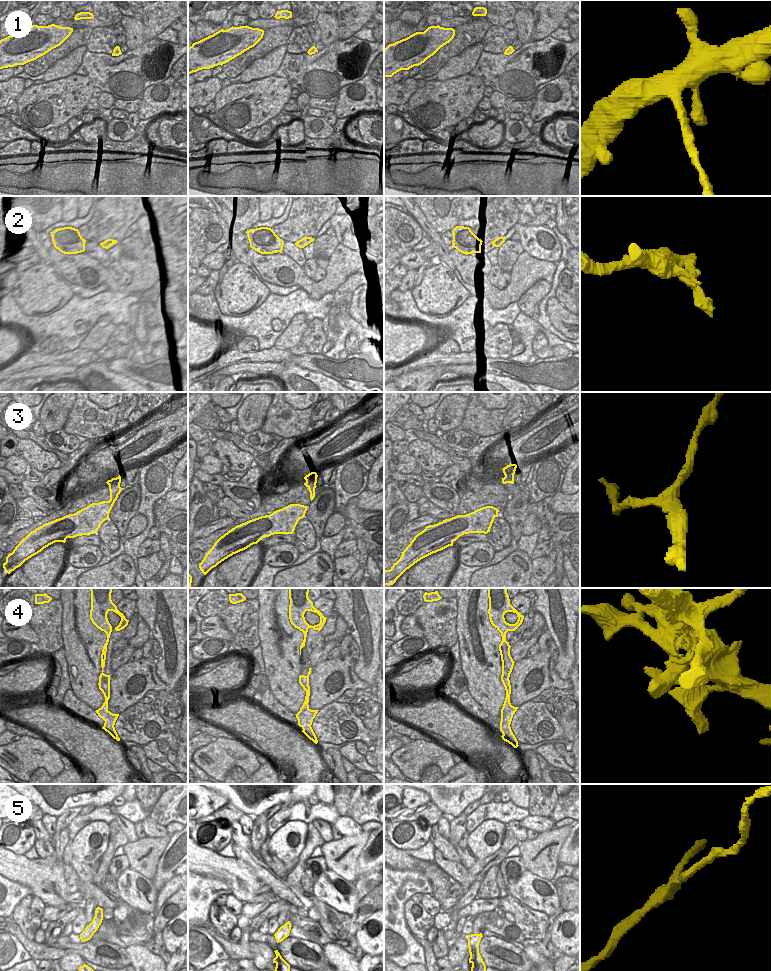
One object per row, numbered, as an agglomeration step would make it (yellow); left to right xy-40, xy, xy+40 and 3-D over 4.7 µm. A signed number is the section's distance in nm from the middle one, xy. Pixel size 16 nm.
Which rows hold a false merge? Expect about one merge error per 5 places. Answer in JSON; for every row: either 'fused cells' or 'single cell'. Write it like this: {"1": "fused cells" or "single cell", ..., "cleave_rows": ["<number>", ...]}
{"1": "single cell", "2": "fused cells", "3": "single cell", "4": "single cell", "5": "single cell", "cleave_rows": ["2"]}

